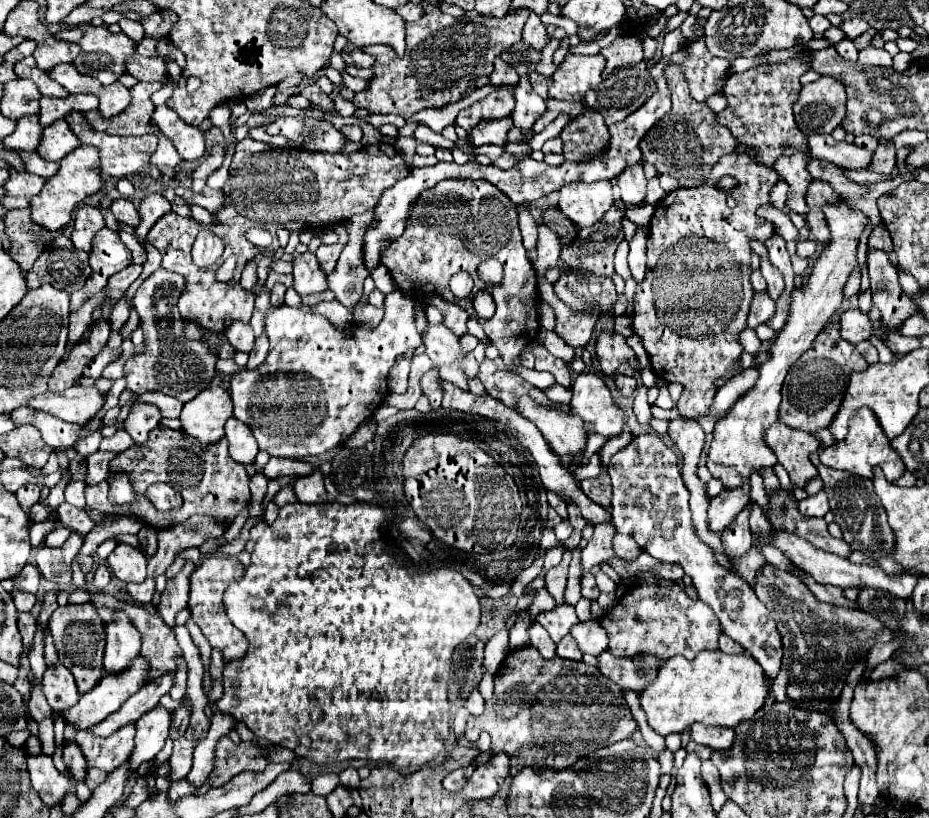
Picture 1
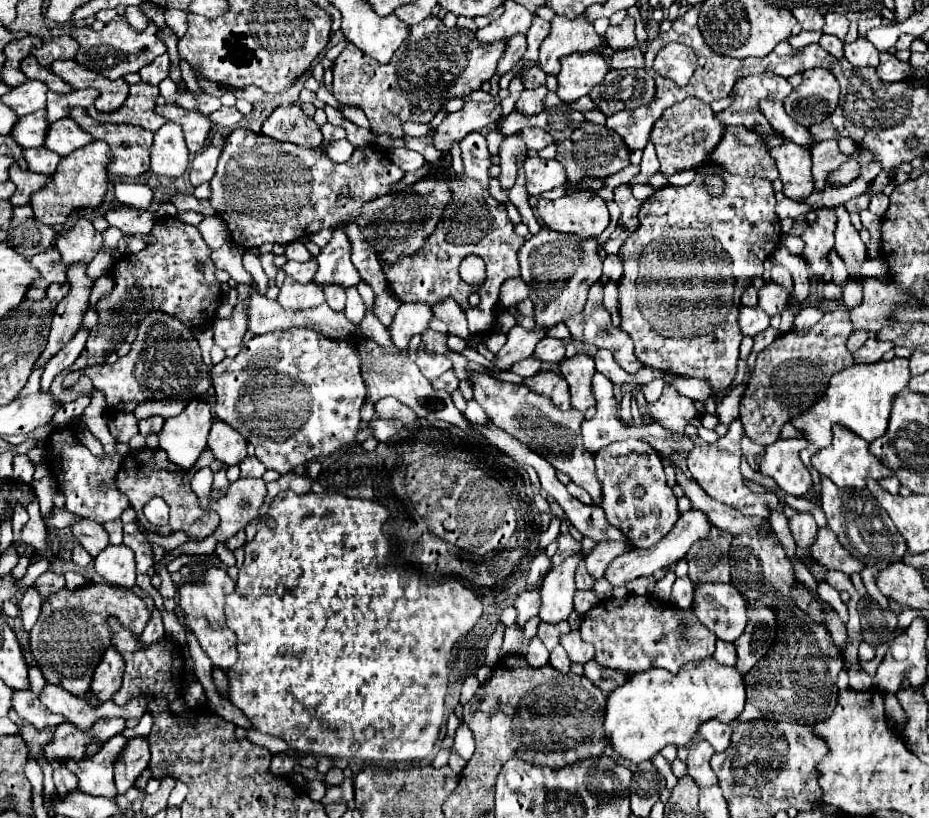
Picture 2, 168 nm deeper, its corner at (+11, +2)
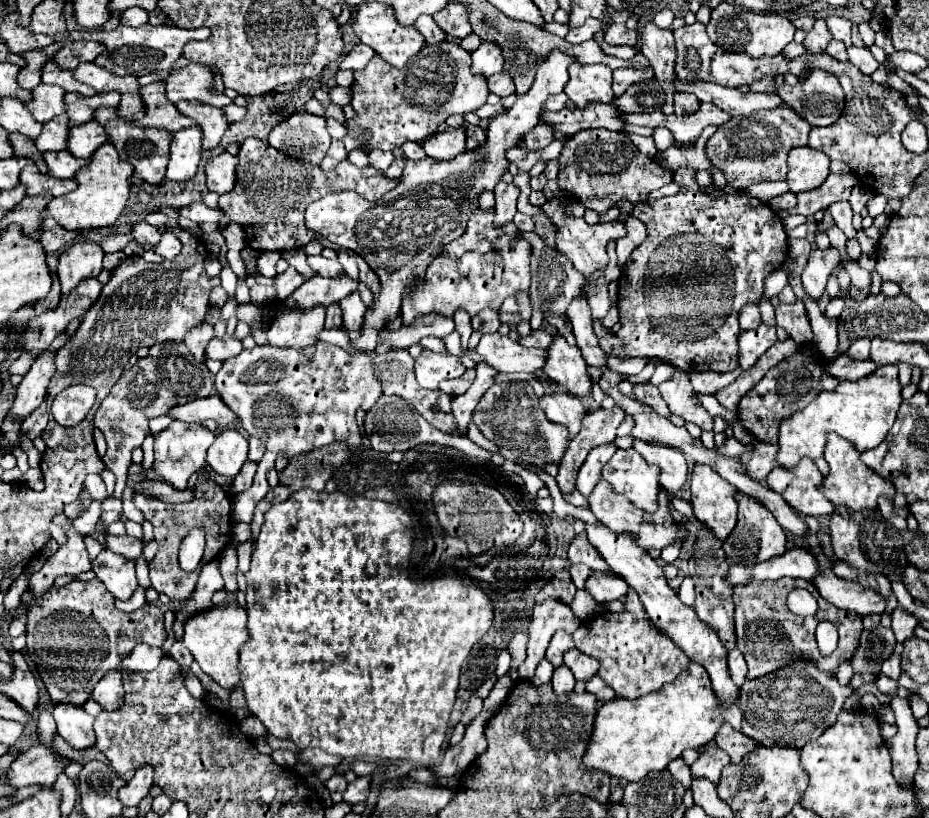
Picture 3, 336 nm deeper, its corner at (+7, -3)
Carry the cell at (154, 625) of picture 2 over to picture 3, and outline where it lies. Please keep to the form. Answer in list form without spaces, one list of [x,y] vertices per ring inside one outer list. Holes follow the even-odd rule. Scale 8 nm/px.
[[[139,644],[137,648],[133,648],[133,652],[121,662],[119,670],[123,672],[151,672],[157,668],[159,660],[163,658],[163,650],[161,648],[153,648],[147,644]]]

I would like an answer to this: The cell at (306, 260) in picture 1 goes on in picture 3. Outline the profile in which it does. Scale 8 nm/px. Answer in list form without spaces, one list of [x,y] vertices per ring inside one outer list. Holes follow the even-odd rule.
[[[319,304],[309,312],[289,312],[289,308],[281,308],[281,312],[275,312],[267,338],[273,346],[297,348],[309,358],[313,356],[313,346],[317,344],[317,334],[323,330],[323,326],[325,308]]]

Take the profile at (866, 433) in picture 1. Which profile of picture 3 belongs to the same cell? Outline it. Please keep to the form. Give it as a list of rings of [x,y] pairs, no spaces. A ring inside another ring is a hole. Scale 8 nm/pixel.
[[[829,434],[827,446],[825,446],[825,460],[829,464],[829,474],[821,482],[821,492],[827,500],[833,502],[833,506],[843,516],[847,516],[847,508],[855,510],[855,512],[861,508],[875,508],[877,498],[881,494],[885,494],[889,498],[895,496],[893,484],[889,484],[883,476],[877,476],[869,466],[865,466],[861,460],[861,452],[857,448],[853,448],[853,444],[845,442],[841,436]]]

